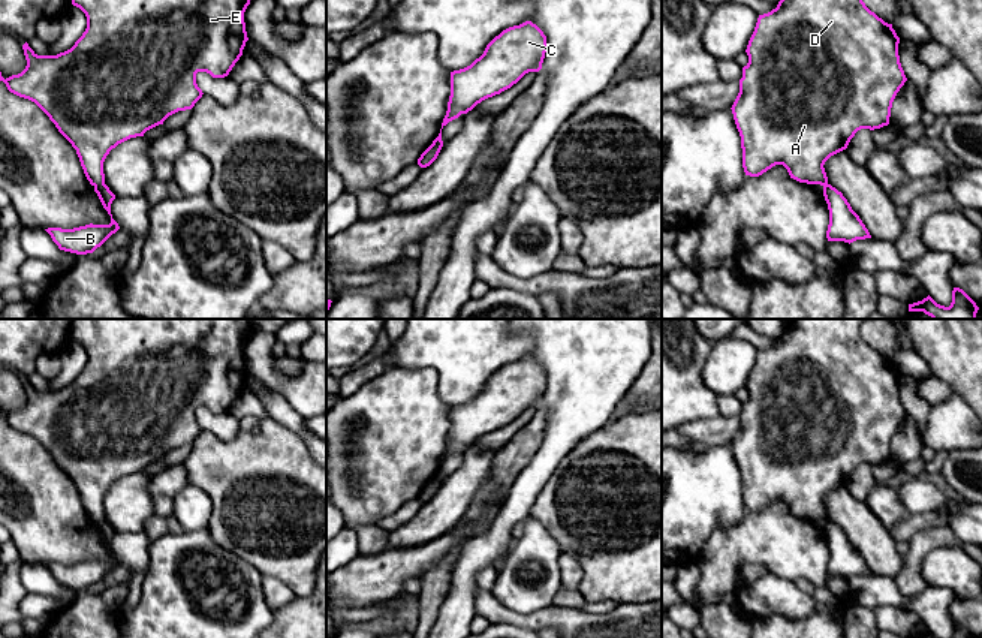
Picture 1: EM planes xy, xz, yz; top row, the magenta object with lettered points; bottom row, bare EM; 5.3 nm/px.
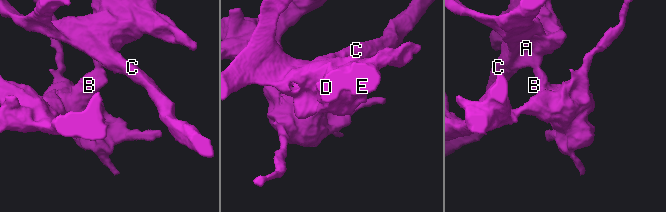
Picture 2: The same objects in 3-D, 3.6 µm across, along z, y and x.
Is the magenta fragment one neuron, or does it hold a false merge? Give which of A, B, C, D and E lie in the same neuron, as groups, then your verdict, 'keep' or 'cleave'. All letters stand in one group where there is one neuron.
A C D E / B | cleave

